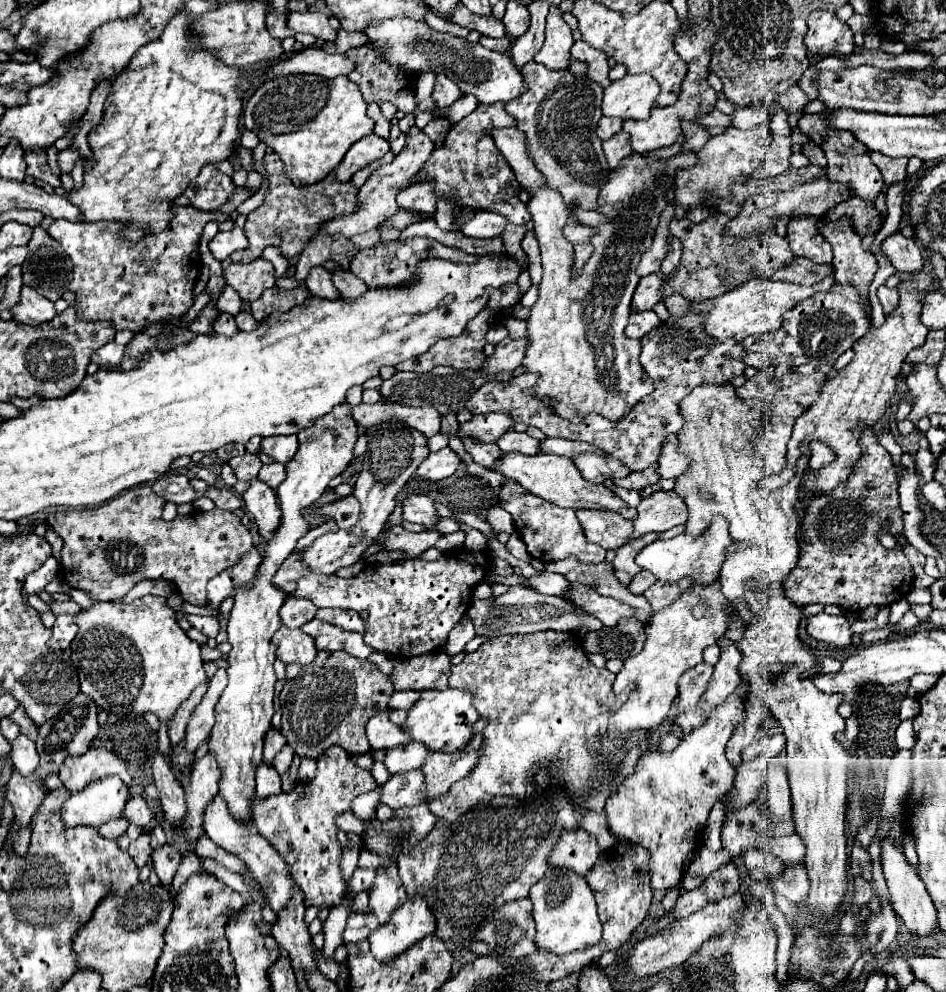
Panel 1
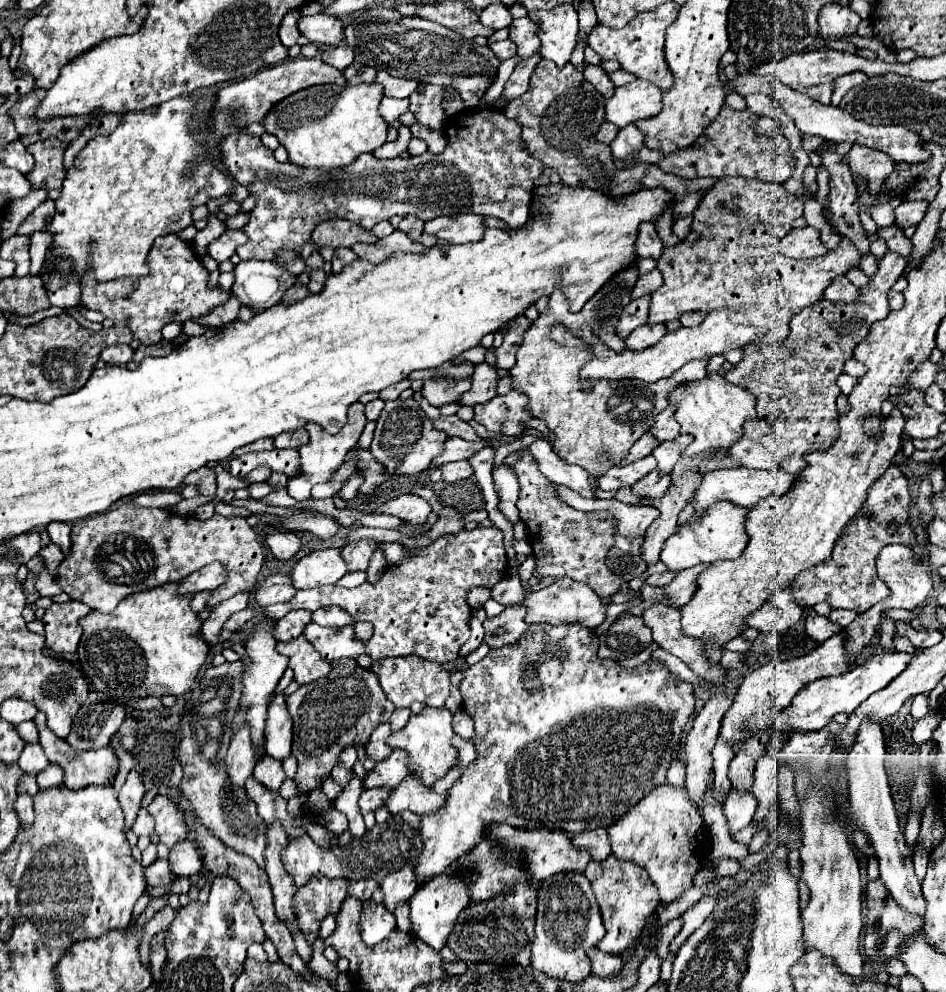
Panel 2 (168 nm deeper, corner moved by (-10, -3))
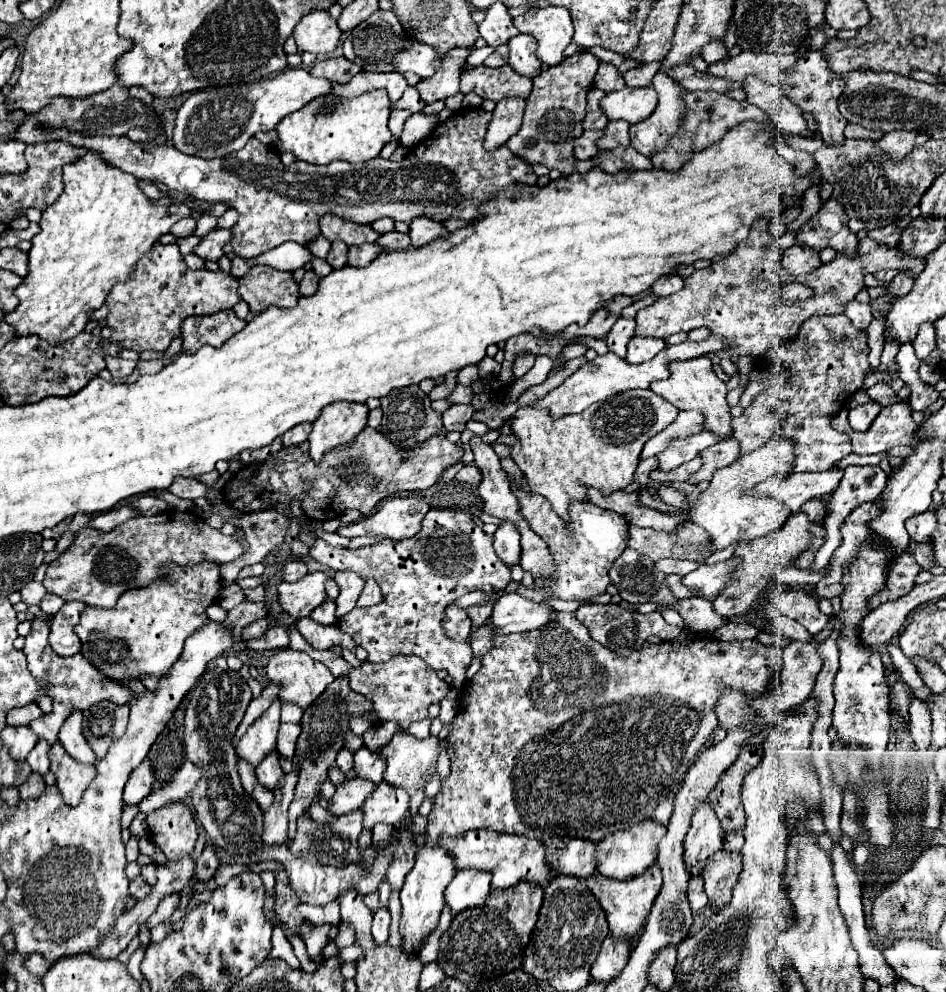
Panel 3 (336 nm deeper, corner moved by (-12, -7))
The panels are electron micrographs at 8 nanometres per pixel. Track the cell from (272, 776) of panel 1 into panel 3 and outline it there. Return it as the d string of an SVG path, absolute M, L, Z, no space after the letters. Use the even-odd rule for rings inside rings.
M271 752L257 768L255 768L255 774L257 774L257 780L261 786L269 788L269 790L275 790L279 786L279 780L285 776L285 772L281 770L279 766L279 754L277 752Z

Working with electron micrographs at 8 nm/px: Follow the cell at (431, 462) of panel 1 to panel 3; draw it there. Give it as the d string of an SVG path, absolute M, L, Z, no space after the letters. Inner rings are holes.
M469 464L469 466L463 466L457 476L455 476L457 482L463 482L463 484L471 484L471 486L477 486L481 482L481 472L477 466Z

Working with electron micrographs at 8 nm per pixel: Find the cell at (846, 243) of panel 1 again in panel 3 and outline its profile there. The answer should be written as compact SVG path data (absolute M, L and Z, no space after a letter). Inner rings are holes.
M805 52L797 60L797 64L791 68L787 82L781 84L781 88L785 90L789 100L793 104L797 104L803 112L807 112L807 114L811 114L815 118L821 138L827 144L837 144L837 146L841 146L845 142L843 128L845 128L847 120L837 110L837 104L839 104L839 98L841 98L845 86L847 86L845 80L841 76L835 76L835 72L831 72L827 68L827 60L823 58L821 52Z

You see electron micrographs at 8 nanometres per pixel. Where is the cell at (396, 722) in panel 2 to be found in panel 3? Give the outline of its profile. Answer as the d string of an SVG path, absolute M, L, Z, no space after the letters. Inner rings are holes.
M395 720L383 722L383 724L377 724L377 726L371 726L371 728L363 734L363 742L365 742L367 748L377 750L377 748L383 748L383 746L391 740L391 736L393 736L395 732L399 732L399 730L401 730L401 728L399 728L399 724L397 724Z

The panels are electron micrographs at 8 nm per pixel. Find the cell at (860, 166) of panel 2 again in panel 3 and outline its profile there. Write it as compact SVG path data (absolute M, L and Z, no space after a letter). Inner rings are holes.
M893 130L883 134L881 140L875 142L877 148L881 148L891 160L903 160L905 154L911 154L911 150L917 144L927 142L929 136L923 136L921 132L903 132L903 130Z

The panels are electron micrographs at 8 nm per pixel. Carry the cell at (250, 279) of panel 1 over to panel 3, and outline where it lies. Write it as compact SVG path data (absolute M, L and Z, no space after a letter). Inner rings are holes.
M257 264L243 278L239 278L239 296L249 304L253 314L259 314L269 306L295 306L299 288L291 272L279 272L275 268Z

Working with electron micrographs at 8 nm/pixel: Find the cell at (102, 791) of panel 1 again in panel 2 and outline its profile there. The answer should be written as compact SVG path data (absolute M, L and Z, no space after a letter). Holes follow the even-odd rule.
M131 770L121 792L119 792L119 804L125 812L125 830L129 830L135 822L135 816L141 808L141 798L145 794L145 786L143 786L143 780L141 776L137 774L137 770Z

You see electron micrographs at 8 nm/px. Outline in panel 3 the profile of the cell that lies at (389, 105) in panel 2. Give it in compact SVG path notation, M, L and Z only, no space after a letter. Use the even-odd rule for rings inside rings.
M411 86L411 88L405 90L405 94L401 96L401 100L391 106L391 110L403 110L403 108L407 108L409 112L421 112L423 106L425 106L425 104L423 104L423 100L419 98L419 92L415 92L415 88Z

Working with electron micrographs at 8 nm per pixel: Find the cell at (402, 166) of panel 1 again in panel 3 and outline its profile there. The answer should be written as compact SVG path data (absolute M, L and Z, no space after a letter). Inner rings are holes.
M453 48L451 52L447 52L441 70L435 72L431 80L421 80L415 86L425 104L445 100L447 96L455 96L459 92L459 60L463 60L463 56L469 56L469 52L471 50L467 48Z

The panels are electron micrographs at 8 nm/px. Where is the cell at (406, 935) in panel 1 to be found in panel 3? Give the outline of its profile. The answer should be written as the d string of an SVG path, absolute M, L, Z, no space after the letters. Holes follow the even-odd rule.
M461 870L445 890L445 902L453 916L467 908L483 906L491 892L491 872Z

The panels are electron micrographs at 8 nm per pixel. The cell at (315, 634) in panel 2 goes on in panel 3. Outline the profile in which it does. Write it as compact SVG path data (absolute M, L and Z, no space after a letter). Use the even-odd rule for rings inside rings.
M299 618L295 622L295 628L313 646L313 650L329 650L329 648L341 646L341 640L343 640L343 632L337 626L315 624L309 618Z

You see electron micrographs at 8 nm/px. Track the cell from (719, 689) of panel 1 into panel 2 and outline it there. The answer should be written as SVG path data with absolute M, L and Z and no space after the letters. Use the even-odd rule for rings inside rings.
M713 692L711 694L711 700L705 704L705 708L697 714L695 722L693 722L693 728L691 732L687 734L687 742L685 742L685 756L687 756L687 780L685 780L685 788L689 792L689 798L691 802L695 804L695 808L701 810L703 806L703 796L707 794L707 790L711 788L713 784L713 758L711 758L711 750L717 742L717 734L719 734L719 728L721 728L721 720L725 716L725 712L729 710L729 704L733 702L733 694L731 692Z

